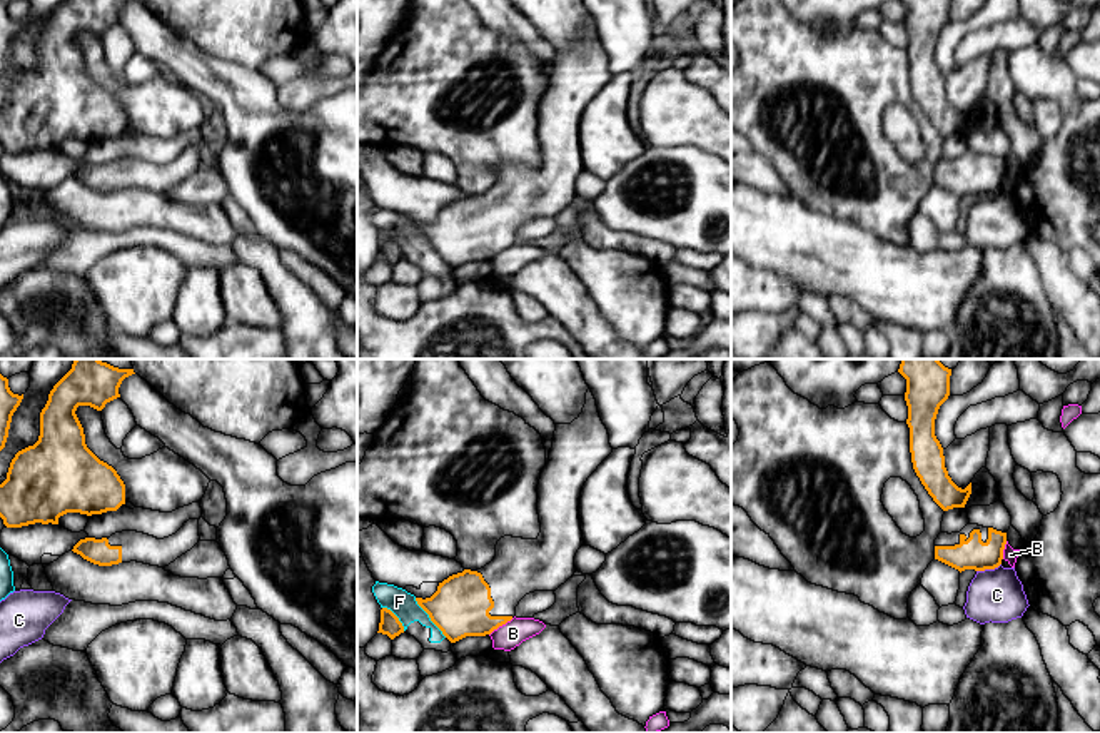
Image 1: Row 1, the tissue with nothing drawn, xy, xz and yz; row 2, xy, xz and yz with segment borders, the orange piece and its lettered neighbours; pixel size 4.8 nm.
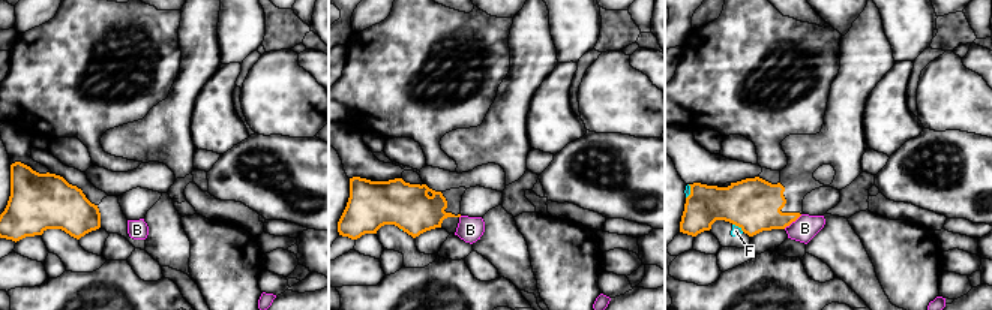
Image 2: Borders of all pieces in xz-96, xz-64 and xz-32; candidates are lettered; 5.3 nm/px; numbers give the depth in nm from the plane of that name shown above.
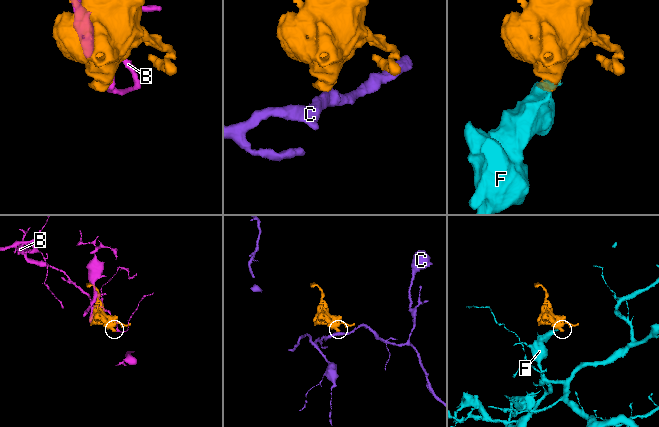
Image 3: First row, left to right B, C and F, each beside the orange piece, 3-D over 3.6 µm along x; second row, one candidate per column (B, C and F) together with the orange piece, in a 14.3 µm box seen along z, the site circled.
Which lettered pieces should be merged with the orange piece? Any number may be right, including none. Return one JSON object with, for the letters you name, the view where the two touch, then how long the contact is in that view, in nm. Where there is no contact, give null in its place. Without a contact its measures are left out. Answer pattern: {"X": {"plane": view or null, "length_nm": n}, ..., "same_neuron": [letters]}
{"same_neuron": []}

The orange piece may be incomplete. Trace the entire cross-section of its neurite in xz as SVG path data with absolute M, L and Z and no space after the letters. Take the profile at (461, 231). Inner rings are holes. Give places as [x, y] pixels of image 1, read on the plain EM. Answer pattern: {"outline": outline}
{"outline": "M588 15L586 30L571 50L556 50L549 87L537 110L541 159L536 165L504 162L496 170L494 185L481 195L452 200L439 209L431 224L416 224L442 260L456 269L466 262L486 262L516 242L519 227L534 217L556 217L576 199L574 182L584 170L579 125L588 104L613 78L596 25Z"}

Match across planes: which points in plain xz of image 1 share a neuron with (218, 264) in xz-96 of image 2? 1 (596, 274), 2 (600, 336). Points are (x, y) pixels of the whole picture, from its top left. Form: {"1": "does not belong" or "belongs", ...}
{"1": "belongs", "2": "does not belong"}

